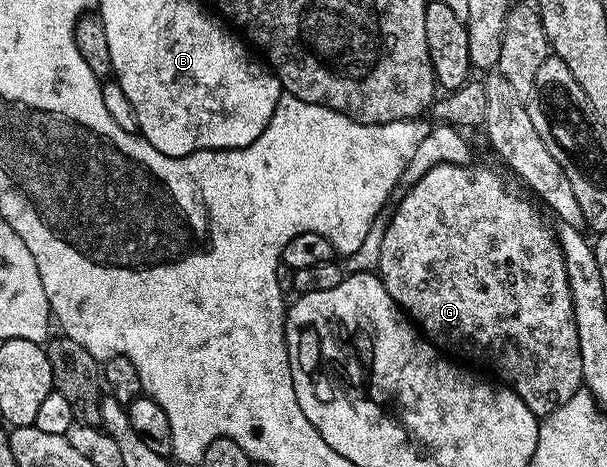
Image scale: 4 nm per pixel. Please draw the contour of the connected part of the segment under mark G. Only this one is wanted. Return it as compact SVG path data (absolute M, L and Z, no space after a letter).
M471 162L464 165L436 165L435 168L428 170L414 186L406 190L403 200L396 204L395 212L389 213L376 272L381 276L382 285L386 287L388 294L392 294L392 298L398 303L398 307L439 349L447 353L455 352L455 354L450 353L455 357L478 356L480 363L487 364L488 367L498 371L497 379L505 387L511 388L522 399L524 406L528 406L528 410L532 410L539 418L545 418L564 402L568 402L568 398L572 398L572 394L583 387L582 367L580 366L580 338L576 334L576 318L572 310L572 294L568 290L568 274L566 260L562 257L562 245L556 239L555 229L546 225L546 220L542 217L543 209L533 199L530 200L517 196L506 185L505 178L496 169L489 168L486 164Z

